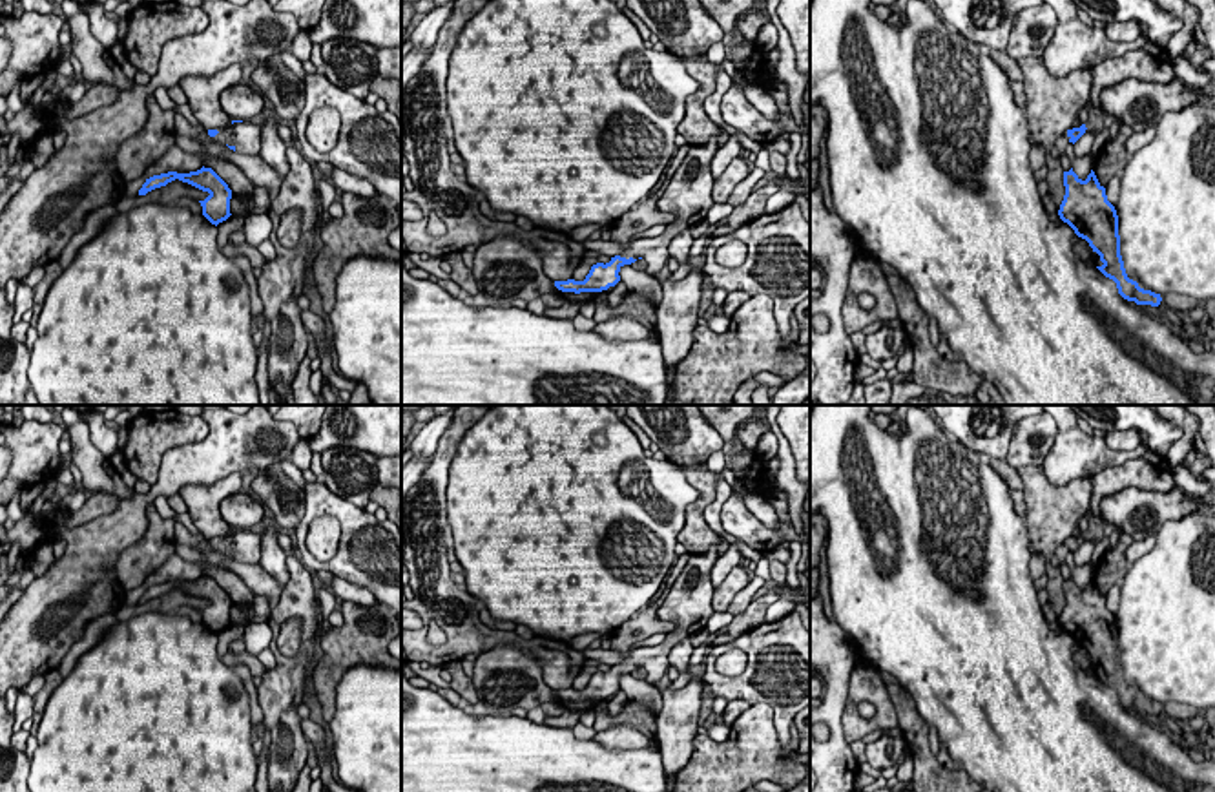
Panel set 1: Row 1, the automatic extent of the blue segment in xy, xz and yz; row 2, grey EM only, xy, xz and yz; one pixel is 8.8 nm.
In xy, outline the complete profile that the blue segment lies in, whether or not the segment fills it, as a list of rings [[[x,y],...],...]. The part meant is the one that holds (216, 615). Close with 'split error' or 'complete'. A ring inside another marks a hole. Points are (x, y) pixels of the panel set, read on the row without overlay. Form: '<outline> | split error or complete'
[[[204,575],[190,582],[168,580],[168,582],[153,584],[146,588],[142,597],[139,599],[139,604],[146,604],[148,600],[166,595],[175,588],[210,602],[204,610],[199,611],[202,615],[202,624],[212,633],[217,635],[219,631],[226,630],[232,624],[230,622],[232,599],[212,577],[204,577]]] | complete

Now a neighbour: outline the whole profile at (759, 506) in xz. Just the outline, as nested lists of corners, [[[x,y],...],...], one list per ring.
[[[744,495],[744,504],[752,515],[755,515],[764,526],[777,527],[779,516],[768,498],[759,495]]]

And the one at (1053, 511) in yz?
[[[1025,465],[1018,469],[1023,482],[1023,516],[1029,531],[1029,551],[1045,557],[1047,602],[1056,619],[1065,604],[1064,577],[1051,558],[1060,544],[1073,535],[1078,520],[1089,513],[1091,478],[1073,478],[1067,485],[1053,485],[1044,465]]]

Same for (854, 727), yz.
[[[867,661],[863,668],[854,668],[848,679],[848,695],[843,710],[845,741],[854,743],[876,730],[888,730],[898,726],[898,715],[890,703],[887,684],[878,679],[876,668]],[[861,701],[876,706],[872,719],[859,715],[857,704]]]

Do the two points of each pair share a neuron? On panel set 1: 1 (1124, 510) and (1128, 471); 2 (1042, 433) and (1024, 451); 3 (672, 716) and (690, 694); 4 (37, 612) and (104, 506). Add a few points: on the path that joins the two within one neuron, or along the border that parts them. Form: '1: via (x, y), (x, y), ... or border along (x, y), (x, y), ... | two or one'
1: border along (1168, 489), (1122, 488), (1100, 502), (1099, 517) | two
2: via (1038, 437), (1028, 448) | one
3: via (677, 710), (688, 699) | one
4: border along (134, 493), (112, 511), (61, 528), (57, 533) | two

